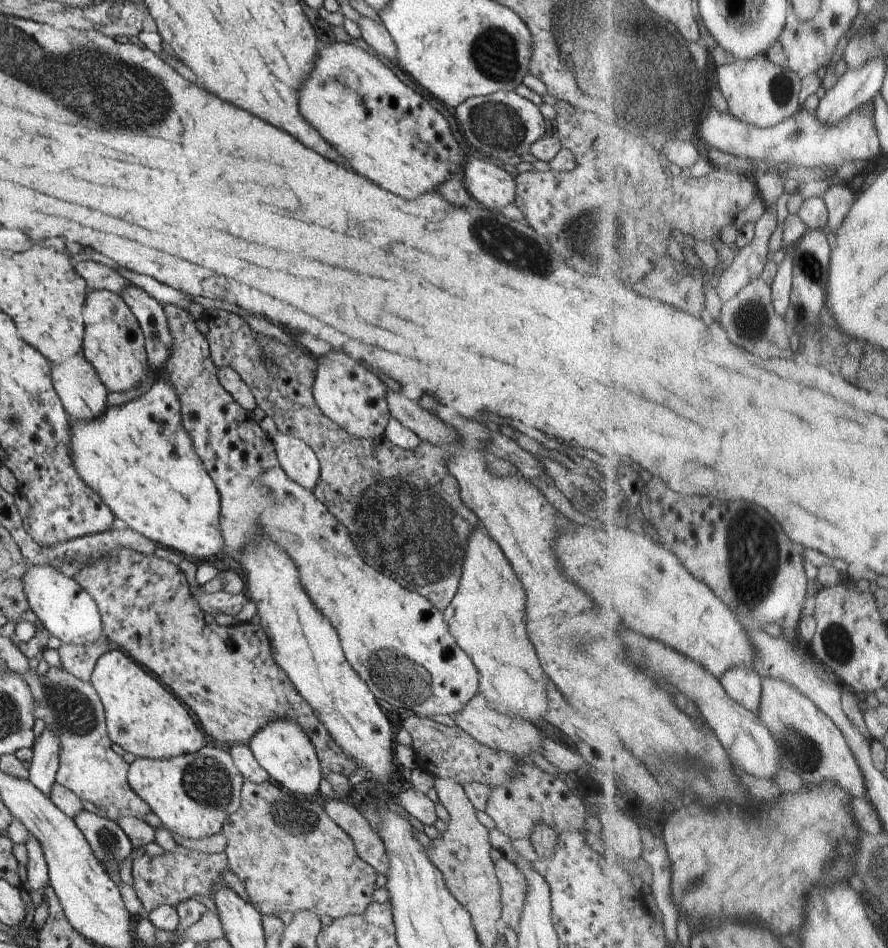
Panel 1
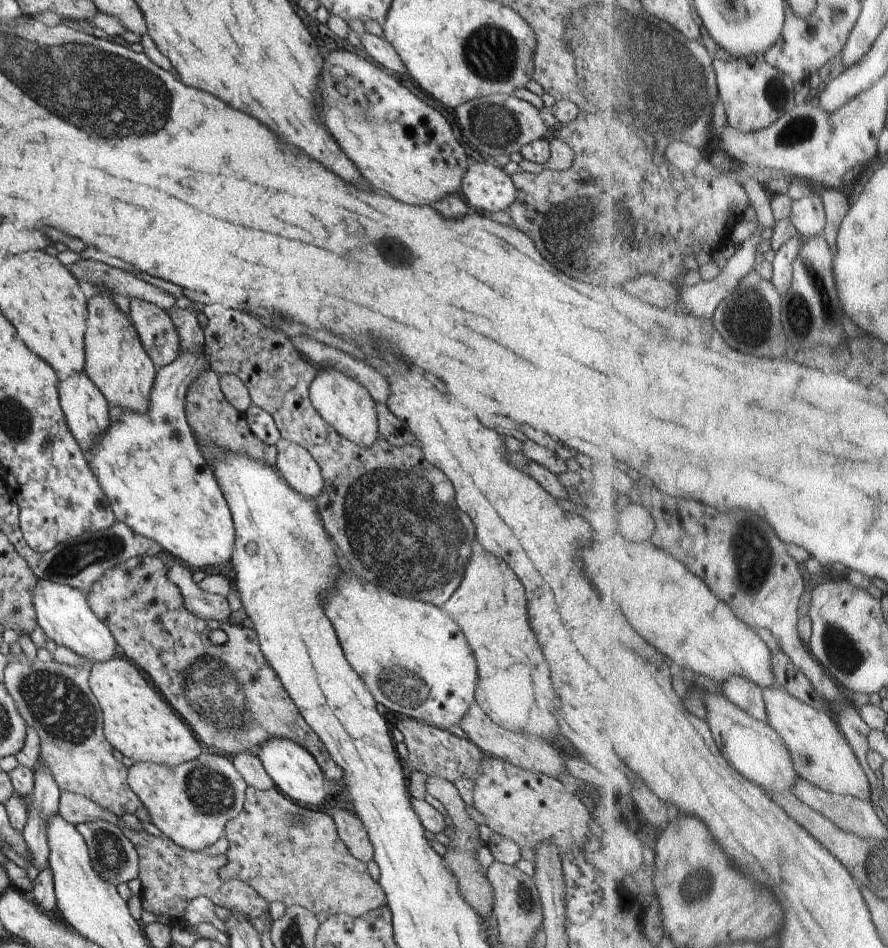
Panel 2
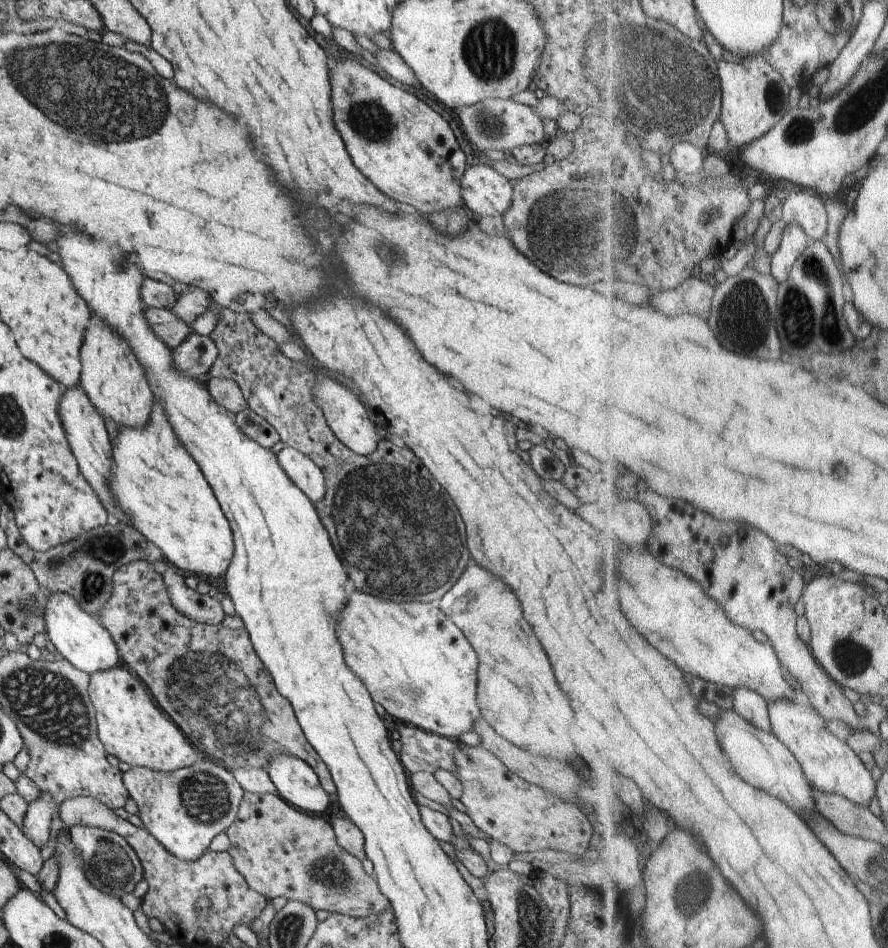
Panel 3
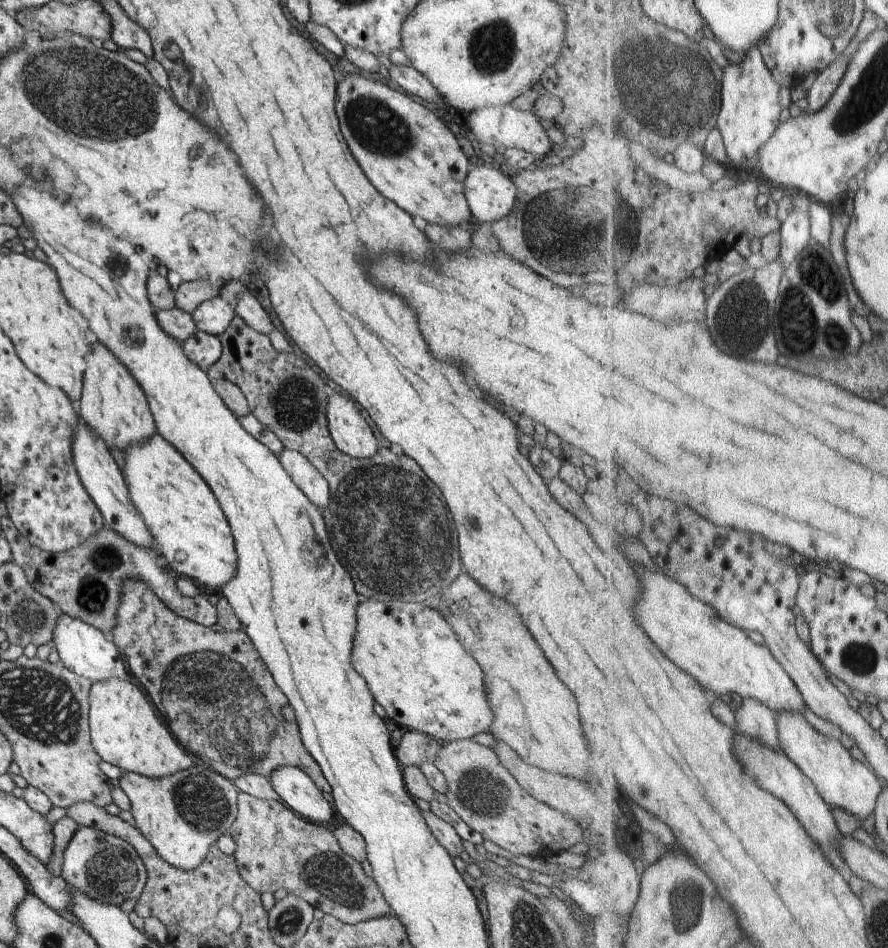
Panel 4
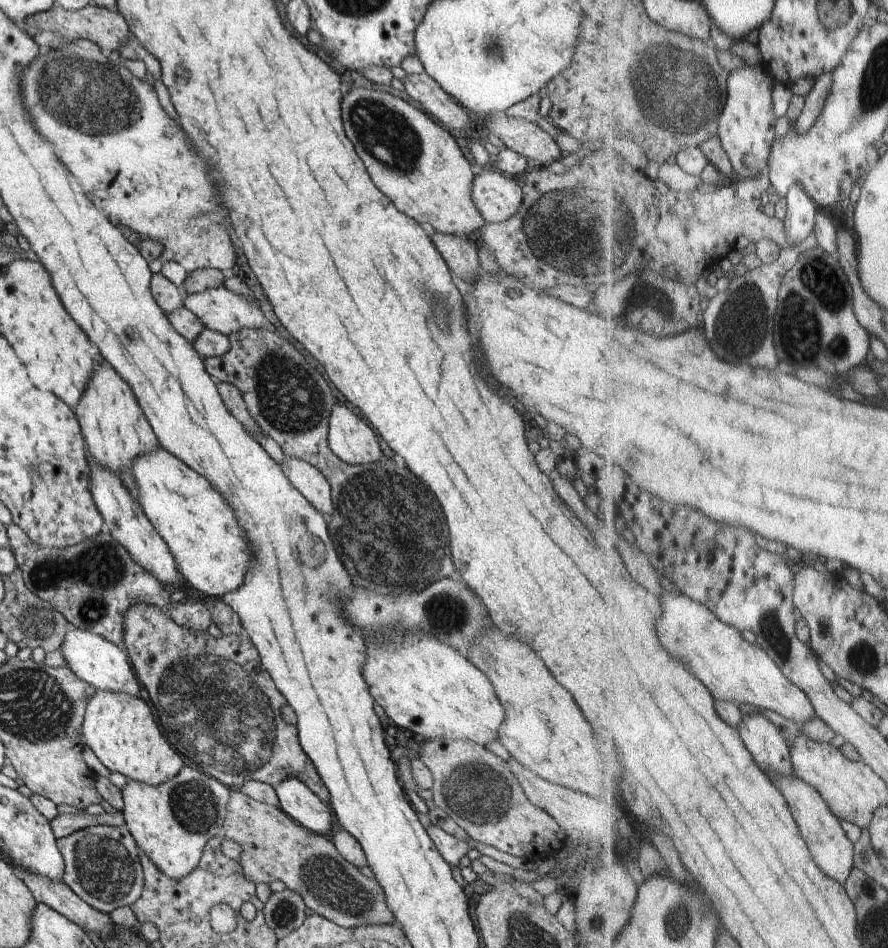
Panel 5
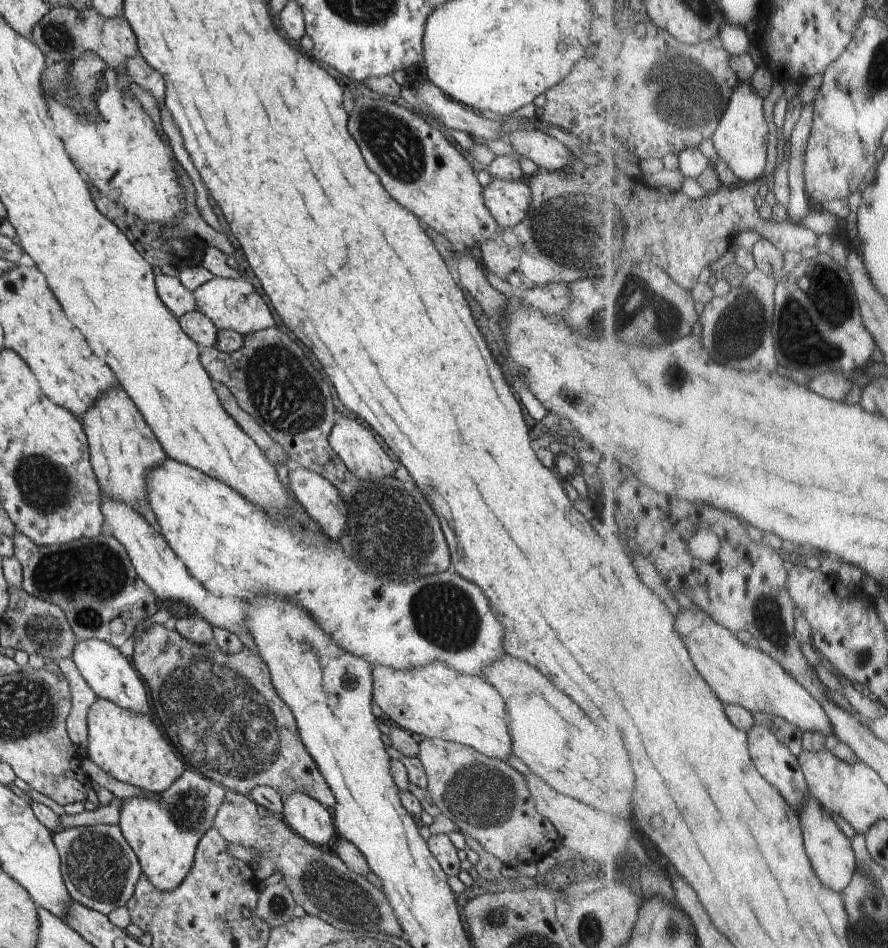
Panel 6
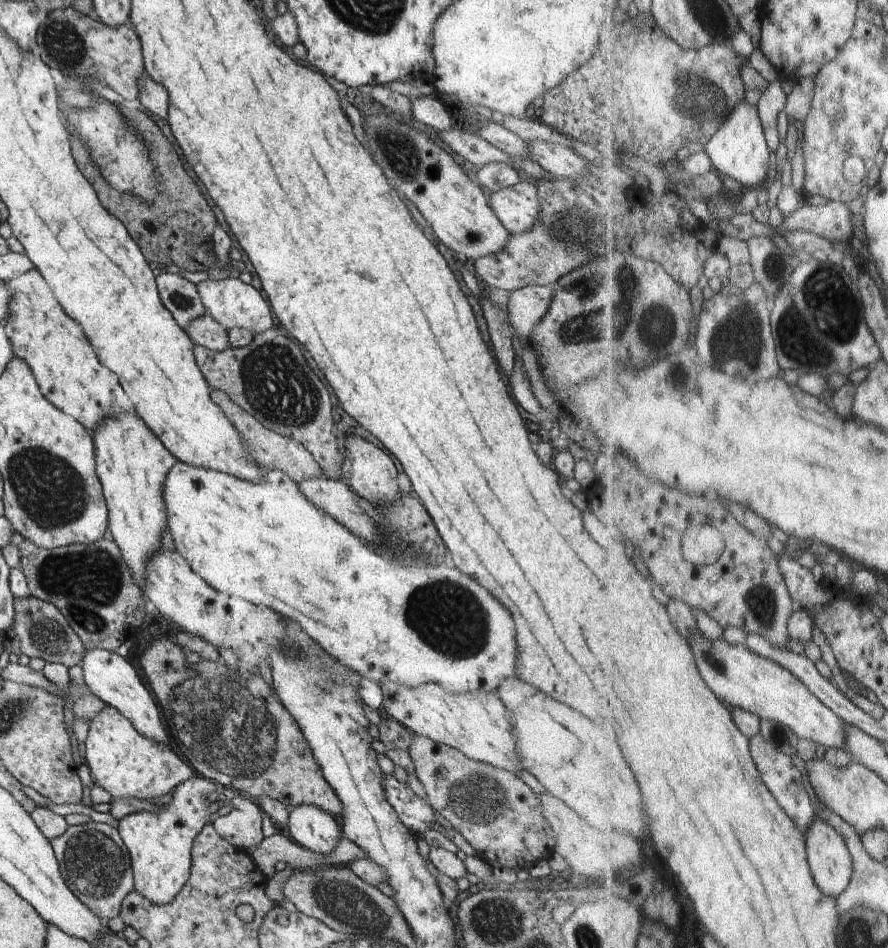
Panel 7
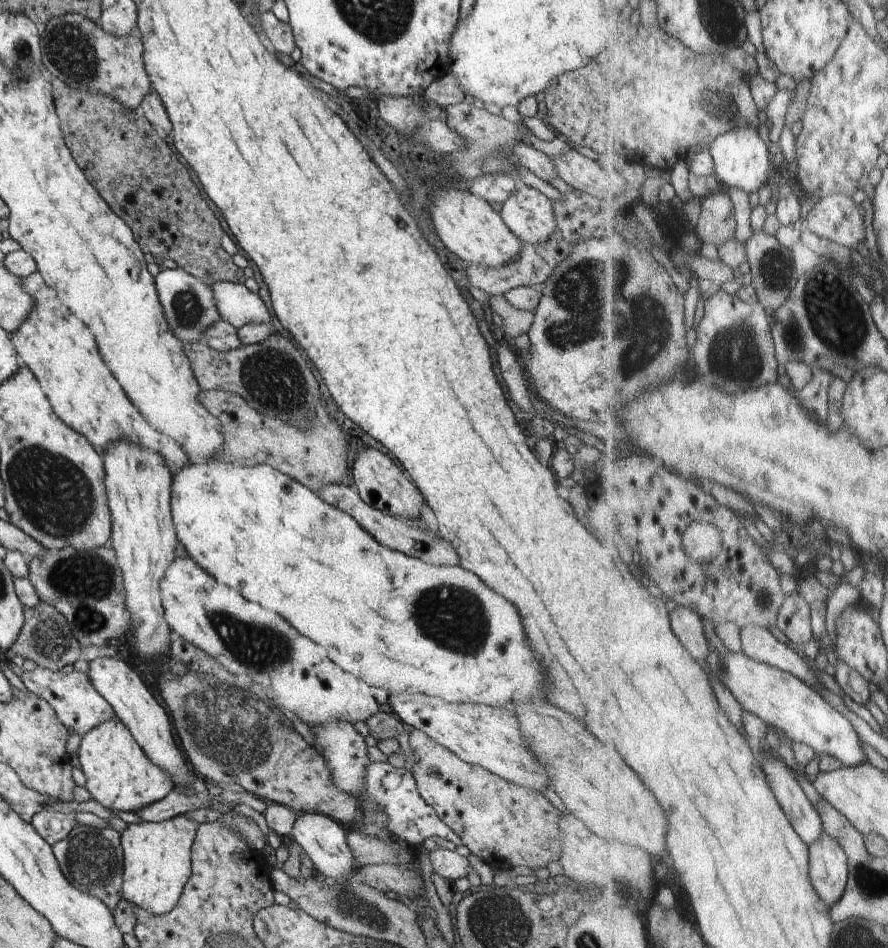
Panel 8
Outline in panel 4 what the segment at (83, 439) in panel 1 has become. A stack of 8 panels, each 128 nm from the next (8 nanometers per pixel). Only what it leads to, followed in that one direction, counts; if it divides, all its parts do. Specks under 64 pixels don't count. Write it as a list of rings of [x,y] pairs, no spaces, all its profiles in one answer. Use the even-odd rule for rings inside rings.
[[[196,331],[190,338],[181,342],[184,354],[206,372],[222,356],[223,346],[217,336]],[[156,431],[148,440],[126,448],[124,453],[125,467],[121,473],[128,488],[128,496],[138,514],[142,516],[146,528],[150,530],[150,536],[154,538],[165,565],[175,576],[192,579],[199,588],[206,586],[220,591],[236,572],[237,556],[230,523],[226,520],[212,489],[186,458],[160,436],[160,432]]]

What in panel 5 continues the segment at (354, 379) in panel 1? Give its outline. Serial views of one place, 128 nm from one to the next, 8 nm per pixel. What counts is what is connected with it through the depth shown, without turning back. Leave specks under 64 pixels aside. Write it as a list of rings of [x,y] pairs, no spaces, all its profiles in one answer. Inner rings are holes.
[[[339,402],[330,412],[328,432],[330,450],[350,465],[370,464],[382,458],[370,424]]]

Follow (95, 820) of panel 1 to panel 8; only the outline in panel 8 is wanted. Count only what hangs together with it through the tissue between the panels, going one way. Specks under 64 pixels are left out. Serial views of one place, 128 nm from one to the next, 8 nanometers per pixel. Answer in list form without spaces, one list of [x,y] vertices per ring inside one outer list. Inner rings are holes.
[[[76,825],[64,840],[51,847],[64,878],[80,892],[102,900],[114,912],[114,908],[123,898],[124,854],[121,834],[111,827],[99,829]]]

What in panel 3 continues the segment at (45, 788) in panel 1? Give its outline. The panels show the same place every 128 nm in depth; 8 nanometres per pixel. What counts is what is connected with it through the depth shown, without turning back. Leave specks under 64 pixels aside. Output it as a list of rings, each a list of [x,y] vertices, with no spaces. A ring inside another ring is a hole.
[[[41,792],[38,800],[29,805],[22,830],[23,834],[39,849],[48,842],[50,823],[57,812],[59,812],[58,806],[47,793]]]

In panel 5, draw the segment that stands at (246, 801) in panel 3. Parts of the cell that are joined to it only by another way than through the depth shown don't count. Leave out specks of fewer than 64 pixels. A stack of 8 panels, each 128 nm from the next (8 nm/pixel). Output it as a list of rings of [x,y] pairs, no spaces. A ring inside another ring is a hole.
[[[231,790],[226,806],[226,820],[222,826],[221,835],[240,844],[242,858],[239,861],[247,869],[250,880],[265,882],[268,885],[271,881],[281,880],[287,889],[293,889],[302,897],[306,907],[344,928],[396,922],[395,916],[388,908],[380,883],[374,878],[366,877],[359,868],[350,864],[338,852],[330,838],[310,832],[308,828],[304,828],[302,824],[290,818],[282,808],[250,799],[240,790]]]

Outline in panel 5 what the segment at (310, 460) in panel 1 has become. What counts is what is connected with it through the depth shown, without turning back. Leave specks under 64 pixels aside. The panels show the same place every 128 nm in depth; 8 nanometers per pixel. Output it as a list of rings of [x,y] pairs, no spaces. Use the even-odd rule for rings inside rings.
[[[284,456],[281,463],[286,478],[292,486],[318,510],[324,517],[329,518],[334,505],[332,502],[331,486],[327,478],[314,466],[299,458]]]

